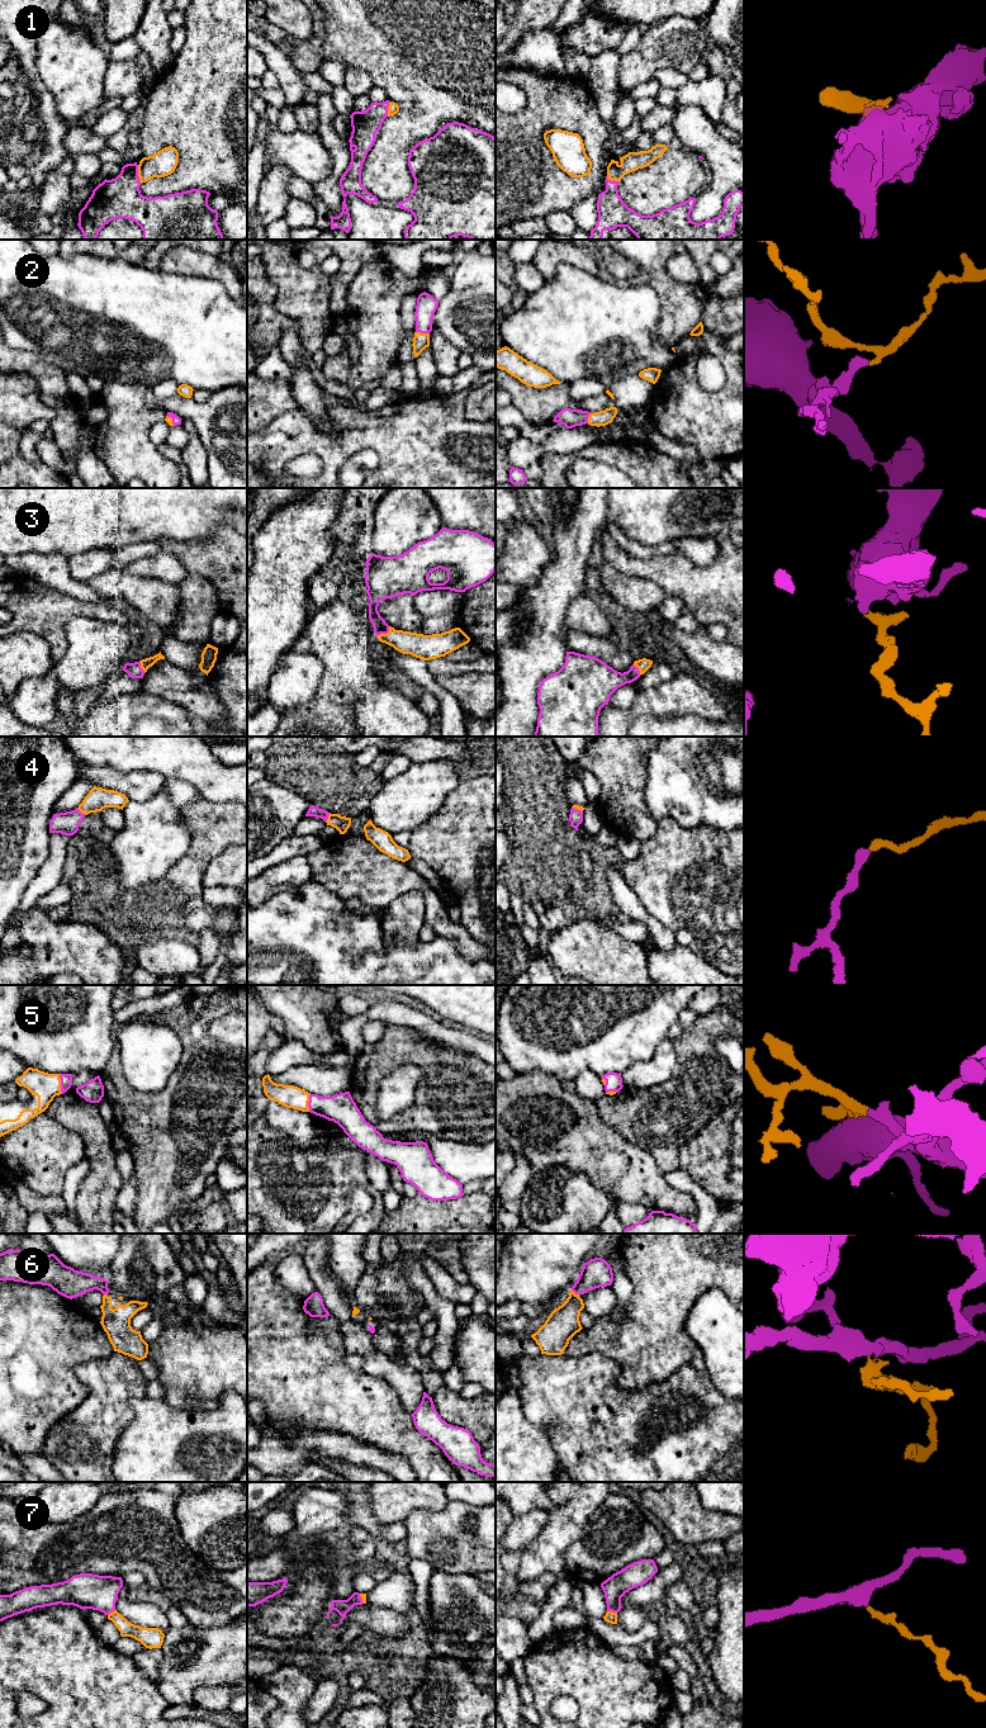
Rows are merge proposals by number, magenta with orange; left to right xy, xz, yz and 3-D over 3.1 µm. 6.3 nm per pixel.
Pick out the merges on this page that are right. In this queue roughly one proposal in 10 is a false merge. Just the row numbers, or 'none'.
1, 2, 3, 4, 5, 6, 7

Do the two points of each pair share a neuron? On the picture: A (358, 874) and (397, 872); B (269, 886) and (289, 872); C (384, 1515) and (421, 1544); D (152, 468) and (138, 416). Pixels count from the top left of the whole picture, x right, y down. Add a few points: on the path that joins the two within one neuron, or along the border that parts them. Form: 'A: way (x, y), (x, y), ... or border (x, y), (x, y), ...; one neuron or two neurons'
A: way (368, 874), (387, 874); one neuron
B: way (274, 881), (284, 875); one neuron
C: border (432, 1510), (413, 1510), (404, 1521); two neurons
D: way (140, 455), (138, 429); one neuron

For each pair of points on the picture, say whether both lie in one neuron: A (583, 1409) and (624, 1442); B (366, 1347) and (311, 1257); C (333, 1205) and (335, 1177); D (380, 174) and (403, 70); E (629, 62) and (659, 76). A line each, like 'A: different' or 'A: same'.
A: same
B: same
C: same
D: same
E: different

